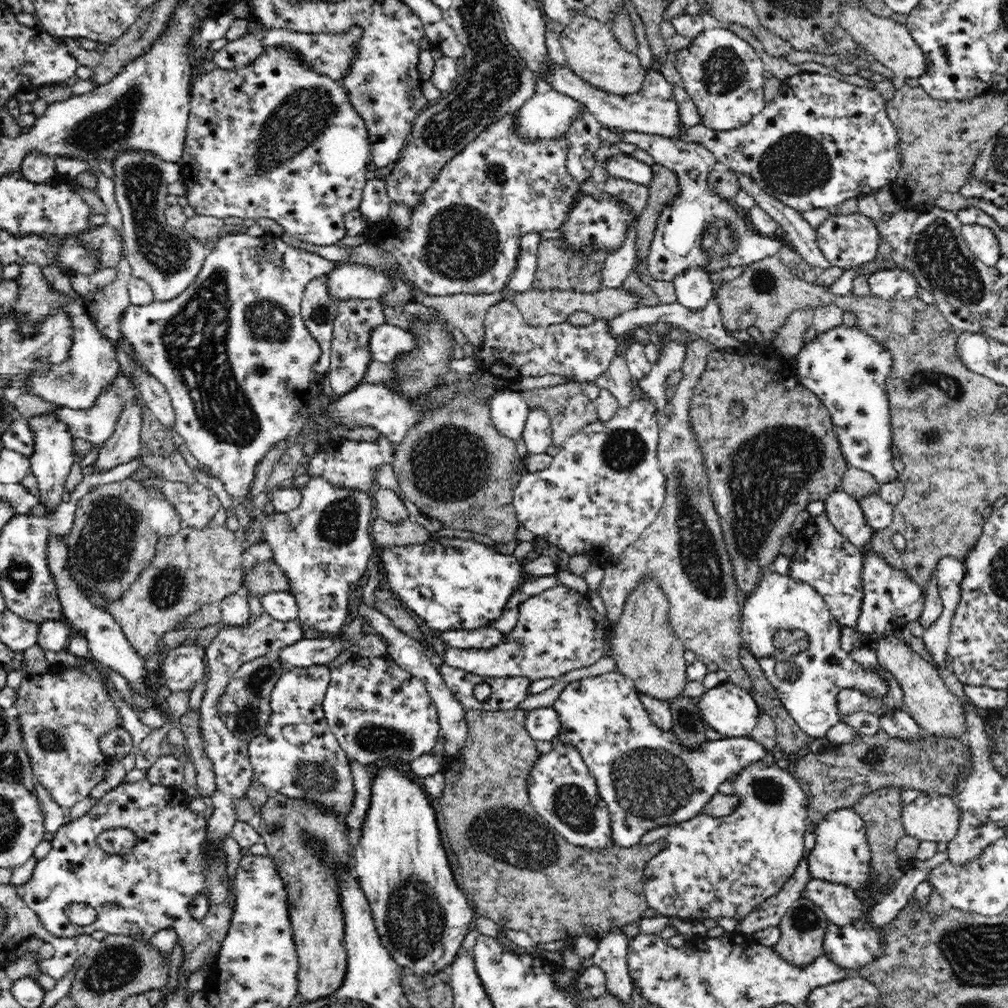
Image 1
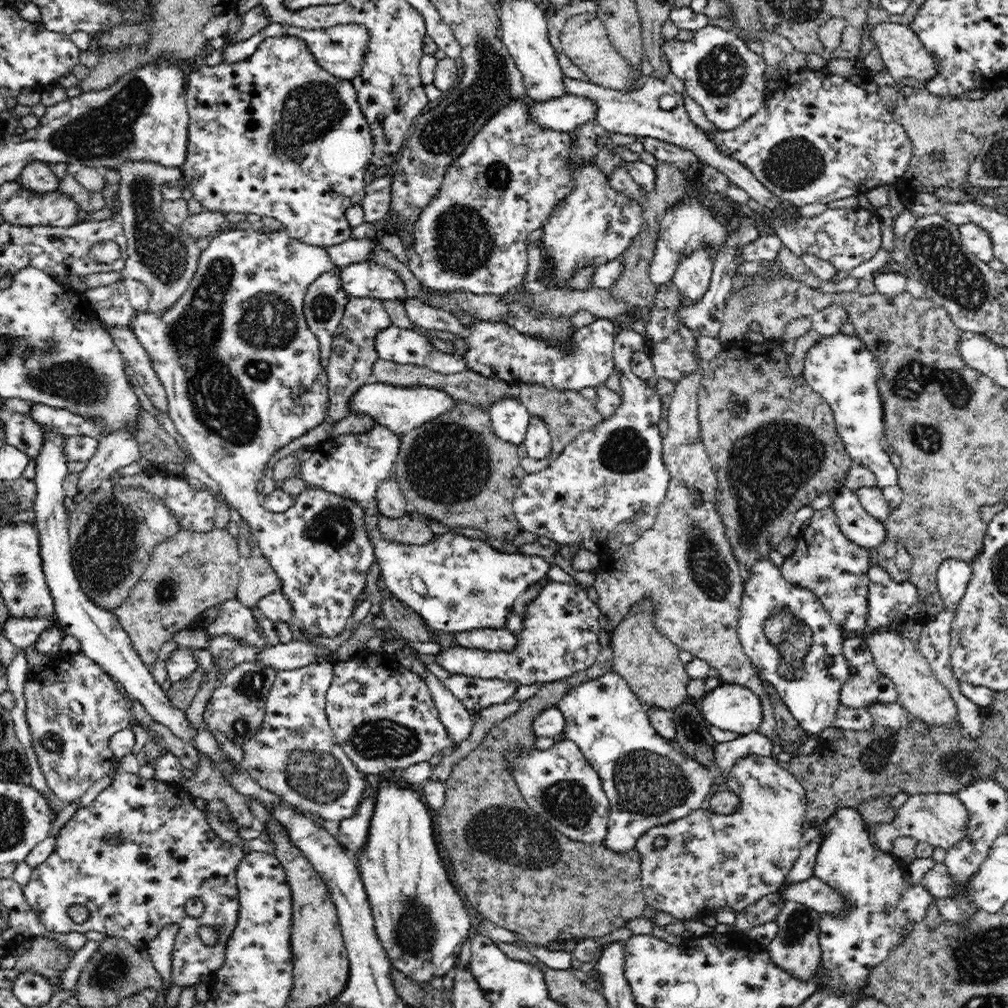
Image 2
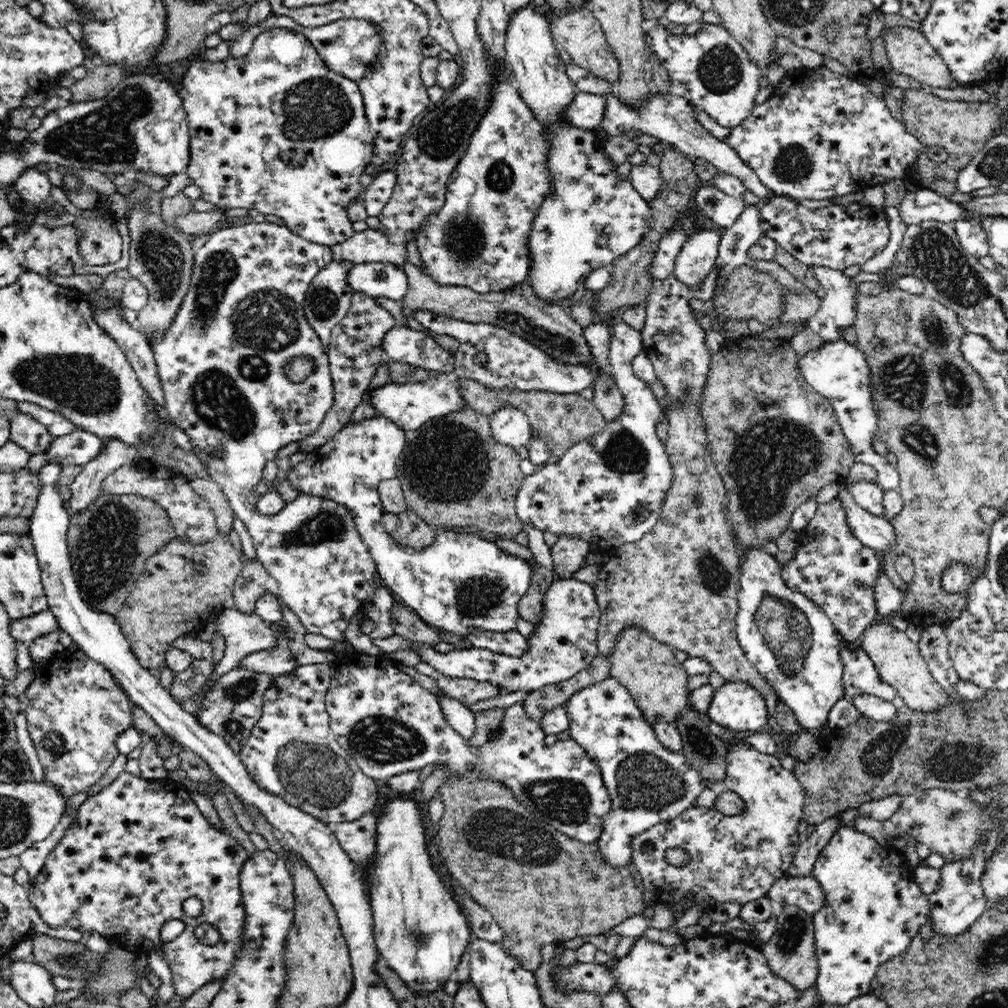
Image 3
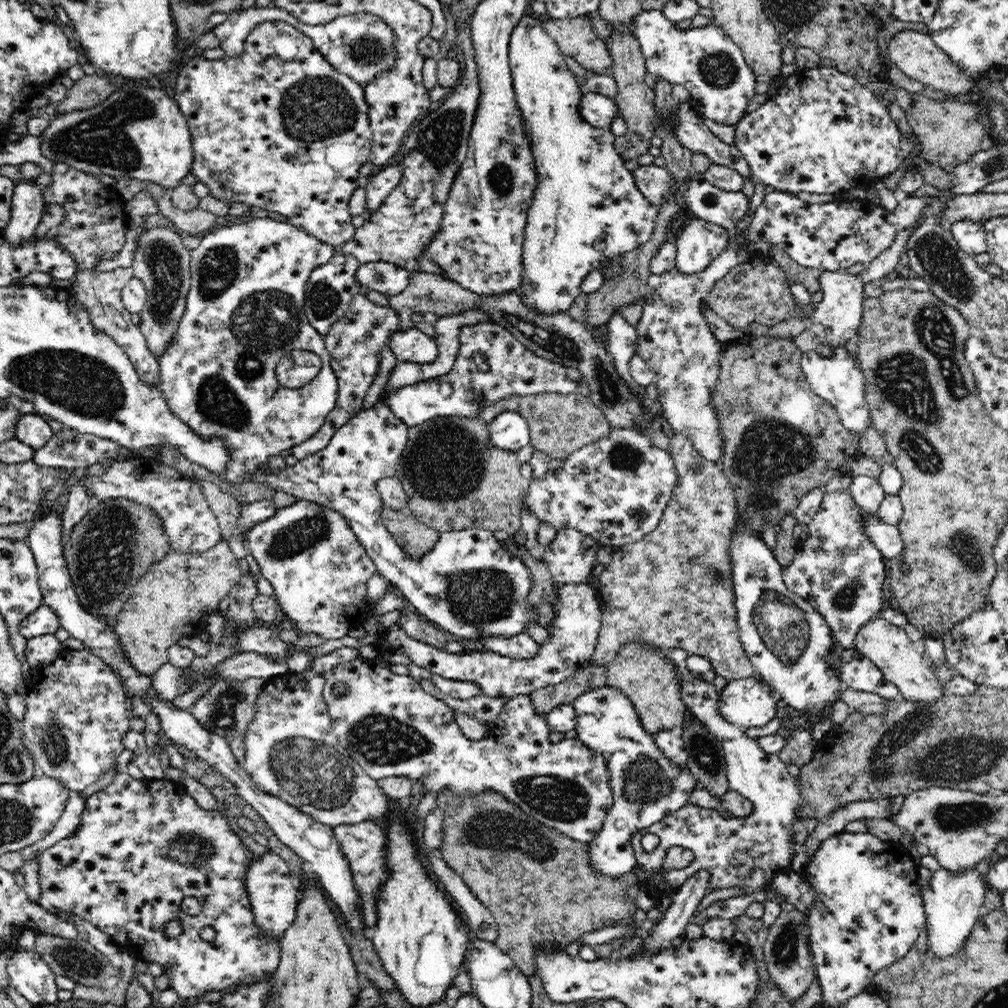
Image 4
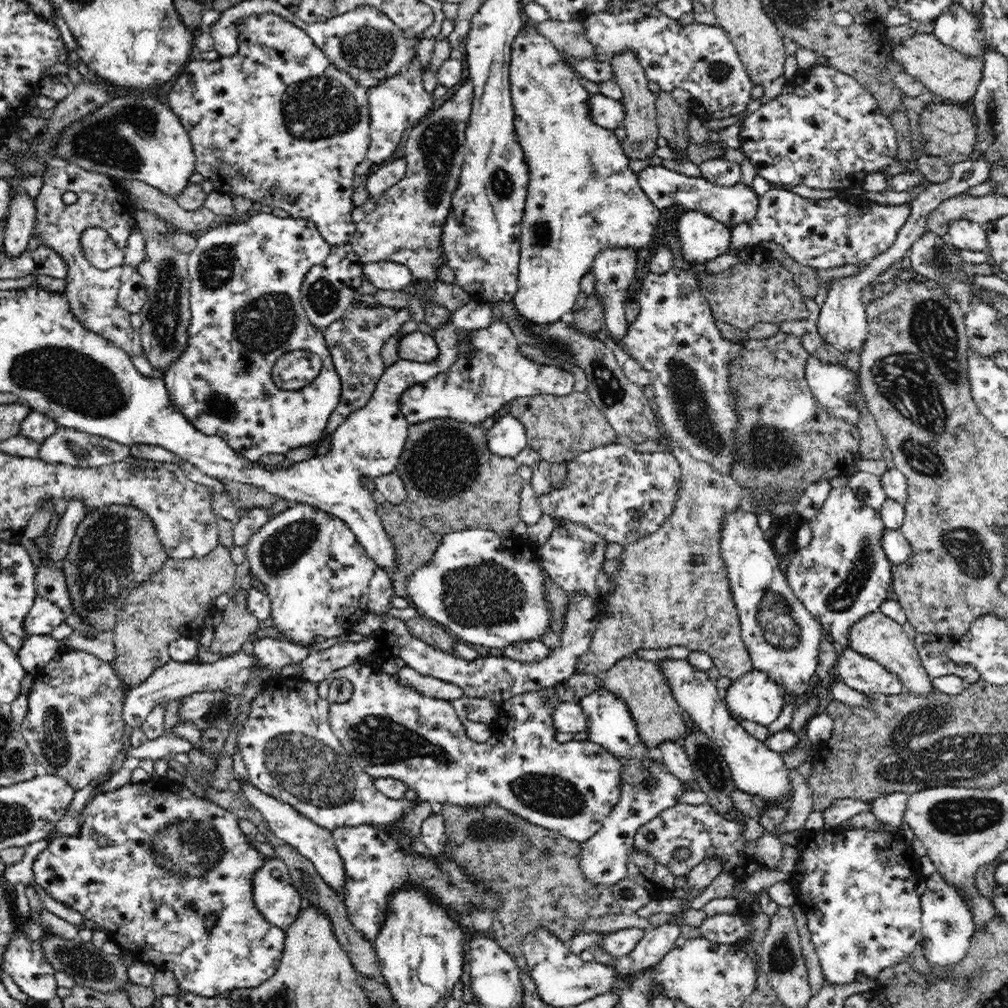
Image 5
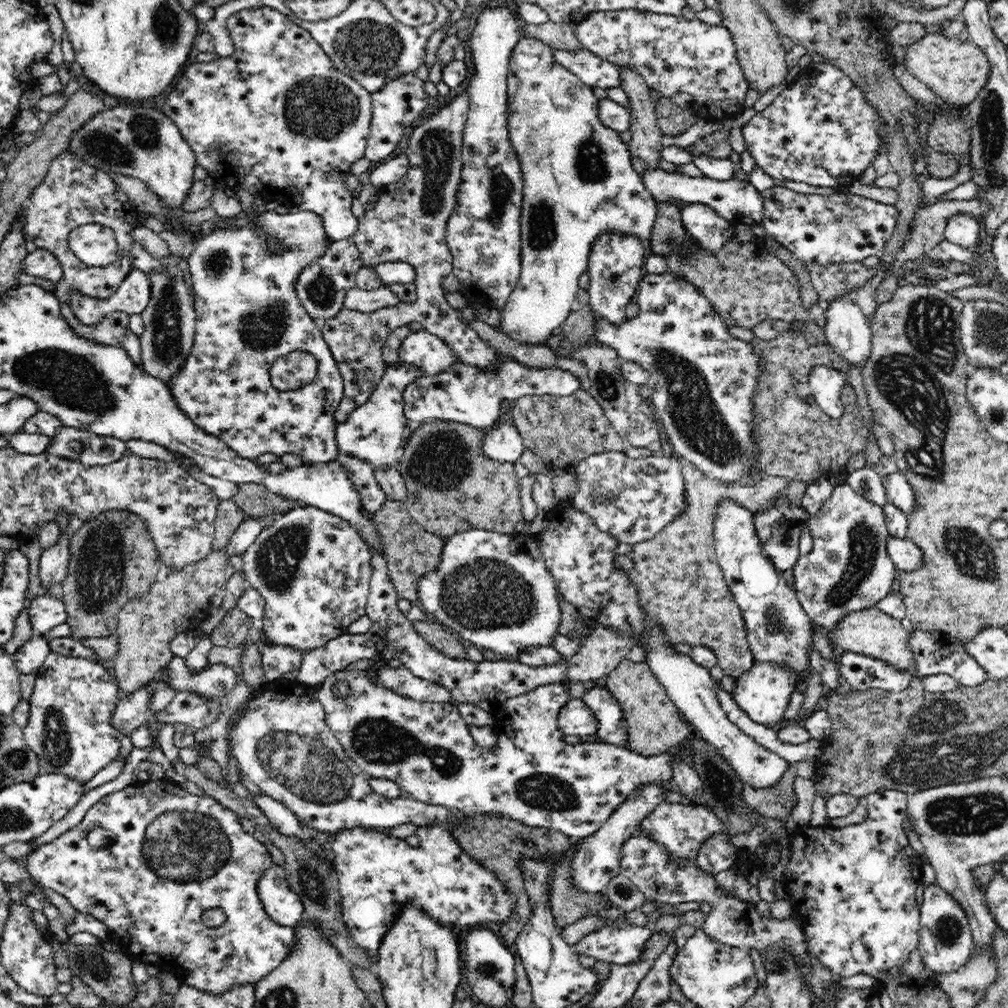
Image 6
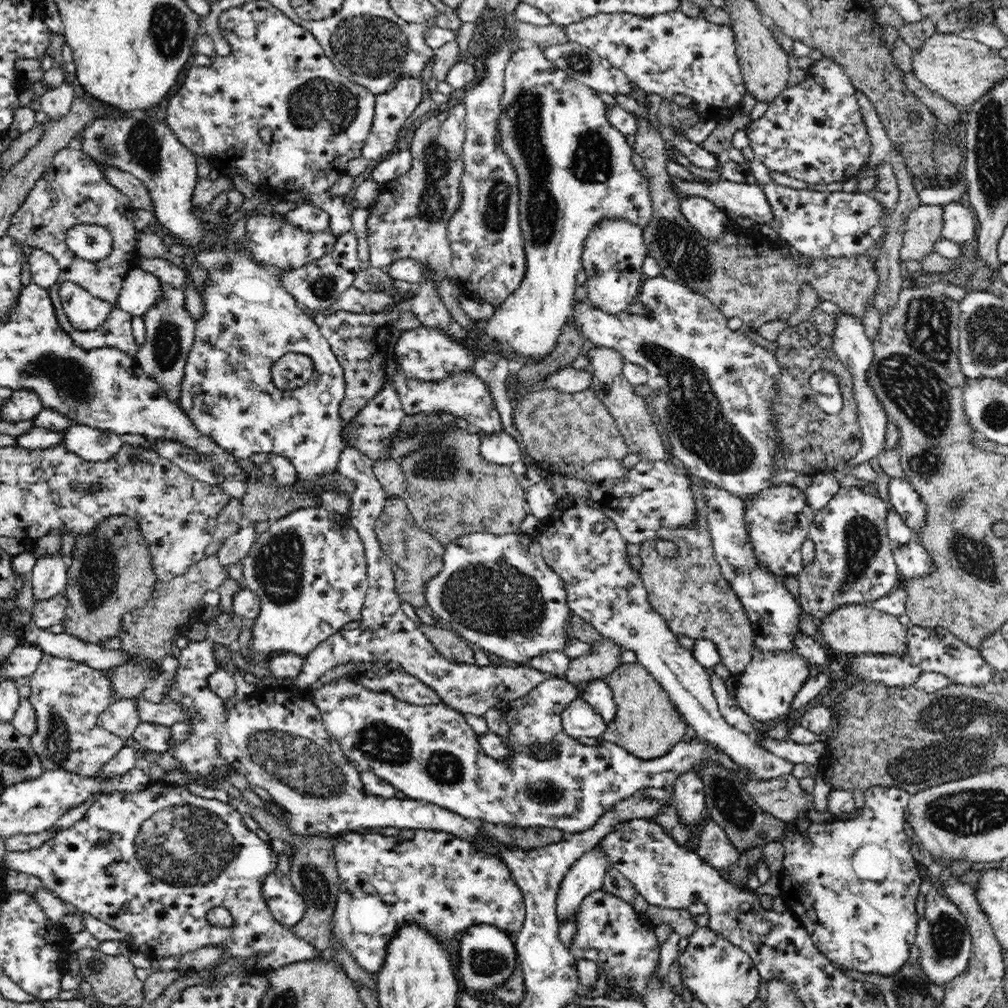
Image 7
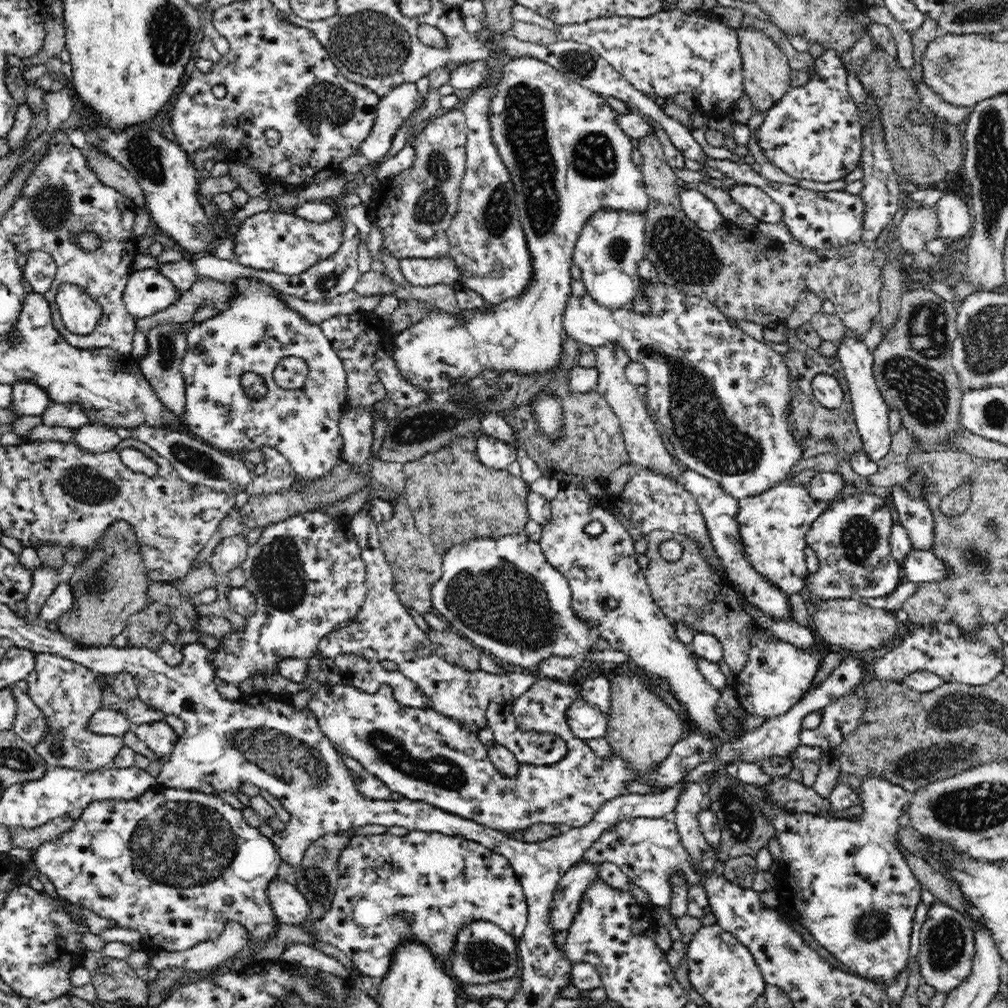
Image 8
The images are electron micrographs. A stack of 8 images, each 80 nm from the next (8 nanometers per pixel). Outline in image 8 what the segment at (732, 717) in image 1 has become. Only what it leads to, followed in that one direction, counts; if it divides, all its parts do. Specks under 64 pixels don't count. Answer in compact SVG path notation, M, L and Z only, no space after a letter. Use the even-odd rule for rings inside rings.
M752 622L748 658L732 685L741 707L747 714L758 714L766 719L788 712L810 690L829 648L817 638L812 648L794 646L774 635L766 635L766 631Z

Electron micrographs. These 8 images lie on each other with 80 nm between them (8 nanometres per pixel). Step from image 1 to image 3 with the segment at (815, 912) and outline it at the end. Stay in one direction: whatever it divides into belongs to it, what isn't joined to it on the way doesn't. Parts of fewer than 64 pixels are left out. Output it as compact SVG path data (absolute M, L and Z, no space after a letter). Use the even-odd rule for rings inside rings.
M783 905L782 912L777 917L774 934L765 942L760 950L766 957L770 972L790 984L791 988L805 991L815 986L818 974L818 957L814 950L814 921L812 915L794 905Z

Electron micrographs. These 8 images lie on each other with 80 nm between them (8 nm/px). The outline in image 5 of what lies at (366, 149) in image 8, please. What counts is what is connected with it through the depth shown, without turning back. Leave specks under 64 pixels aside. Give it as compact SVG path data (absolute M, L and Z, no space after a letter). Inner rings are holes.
M416 56L396 77L388 78L377 88L368 90L371 142L366 158L375 166L384 164L397 151L406 129L422 120L434 104L433 96L428 94L423 86L422 67Z

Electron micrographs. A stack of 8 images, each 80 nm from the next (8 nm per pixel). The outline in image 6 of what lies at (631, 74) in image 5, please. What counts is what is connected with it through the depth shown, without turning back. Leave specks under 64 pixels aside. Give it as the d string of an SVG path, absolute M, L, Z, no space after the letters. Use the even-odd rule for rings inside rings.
M619 68L622 77L621 89L628 95L630 112L630 136L632 140L627 146L631 156L642 158L649 169L658 167L662 154L661 129L655 114L655 102L650 98L650 88L636 70Z

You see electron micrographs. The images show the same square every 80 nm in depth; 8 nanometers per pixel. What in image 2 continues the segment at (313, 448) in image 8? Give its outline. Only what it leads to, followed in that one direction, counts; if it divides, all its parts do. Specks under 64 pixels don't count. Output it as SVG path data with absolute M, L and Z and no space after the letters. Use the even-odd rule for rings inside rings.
M248 228L248 230L238 230L232 229L232 232L220 232L218 236L210 242L209 246L200 252L200 258L198 260L196 274L194 274L194 278L191 280L190 286L186 289L186 292L182 294L182 296L174 303L169 309L166 309L161 316L156 315L156 313L148 313L146 311L137 311L134 313L133 319L130 321L128 325L130 330L133 330L133 333L136 335L136 338L142 343L142 347L146 348L146 353L150 356L150 360L153 366L153 369L156 371L160 382L165 386L166 396L168 399L168 412L169 417L173 420L177 432L182 435L184 438L188 452L192 452L191 457L193 461L196 462L201 468L204 468L203 472L206 472L210 478L216 480L219 484L219 489L221 494L224 494L225 500L228 500L229 504L232 504L232 507L238 510L239 514L241 515L242 519L246 519L246 522L250 524L251 528L251 537L255 544L256 553L263 558L266 558L266 561L271 565L271 569L275 571L277 578L282 584L282 594L286 598L286 600L290 601L290 606L294 612L294 621L296 622L297 626L304 626L308 632L312 632L313 635L317 636L325 636L325 637L335 637L338 634L346 633L348 629L348 625L350 624L351 617L353 616L352 608L356 608L356 600L358 600L358 596L362 594L362 590L364 590L364 586L367 586L368 578L364 578L364 576L368 576L368 570L376 570L376 559L375 559L375 552L372 543L370 543L370 537L368 537L368 529L366 529L366 525L364 525L364 509L360 509L354 500L348 499L346 497L335 495L332 492L324 491L322 489L304 489L294 500L294 506L290 506L288 510L283 511L282 513L273 513L266 510L262 504L258 501L259 492L257 491L257 480L260 478L262 472L265 470L267 462L270 460L270 456L282 446L286 446L291 440L294 438L300 438L303 434L306 434L308 430L312 430L312 428L316 428L322 422L325 422L325 417L327 414L327 410L329 408L329 390L328 390L328 377L325 368L321 365L321 351L319 346L319 340L317 336L313 333L312 330L309 329L307 322L305 321L305 316L303 313L303 300L305 294L307 293L309 284L314 282L316 278L320 274L324 274L324 272L328 270L334 270L336 265L332 260L330 260L329 254L325 251L325 247L320 246L310 246L305 242L300 242L298 239L292 240L292 237L286 233L282 234L282 232L254 232L252 228Z

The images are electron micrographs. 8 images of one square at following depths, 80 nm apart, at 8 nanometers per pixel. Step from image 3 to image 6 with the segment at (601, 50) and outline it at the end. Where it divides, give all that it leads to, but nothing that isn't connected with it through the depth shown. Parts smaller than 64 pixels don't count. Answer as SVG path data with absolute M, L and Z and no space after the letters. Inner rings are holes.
M548 20L543 24L522 23L521 36L536 38L544 41L553 49L579 51L583 48L576 39L575 29L577 23L552 22Z

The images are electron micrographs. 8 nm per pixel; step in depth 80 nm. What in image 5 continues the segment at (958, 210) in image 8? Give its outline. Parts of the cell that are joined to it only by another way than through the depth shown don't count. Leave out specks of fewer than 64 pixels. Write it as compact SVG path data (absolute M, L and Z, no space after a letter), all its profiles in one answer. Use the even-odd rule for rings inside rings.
M956 220L947 230L951 243L962 250L982 252L988 249L988 231L986 225L972 220Z

